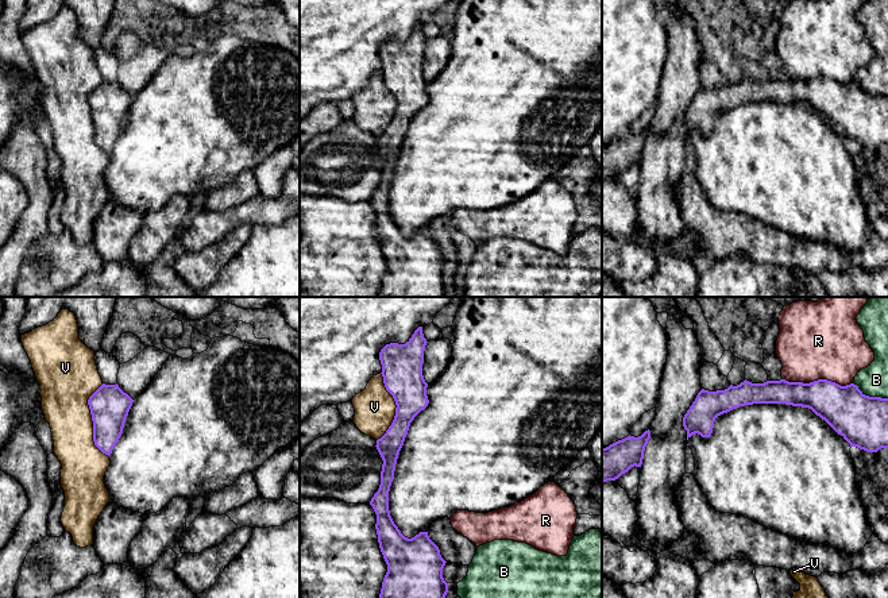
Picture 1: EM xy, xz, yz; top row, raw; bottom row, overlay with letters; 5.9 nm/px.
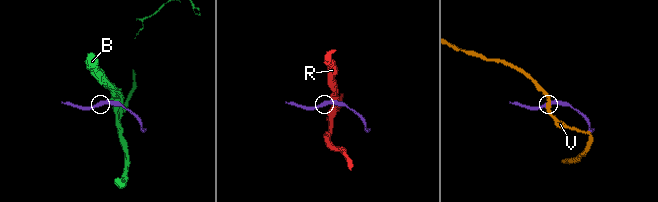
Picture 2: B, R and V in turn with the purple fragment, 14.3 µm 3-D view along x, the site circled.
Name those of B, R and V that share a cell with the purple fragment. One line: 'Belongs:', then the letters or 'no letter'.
Belongs: no letter

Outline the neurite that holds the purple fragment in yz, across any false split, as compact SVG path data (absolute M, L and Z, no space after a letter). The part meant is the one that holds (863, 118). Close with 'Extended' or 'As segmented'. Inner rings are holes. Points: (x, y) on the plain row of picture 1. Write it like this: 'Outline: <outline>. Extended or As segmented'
Outline: M827 77L810 81L744 78L725 88L702 86L683 115L687 138L698 131L710 135L718 113L753 101L785 101L811 107L850 144L866 150L888 146L888 96L865 93L857 82L841 84Z. As segmented

